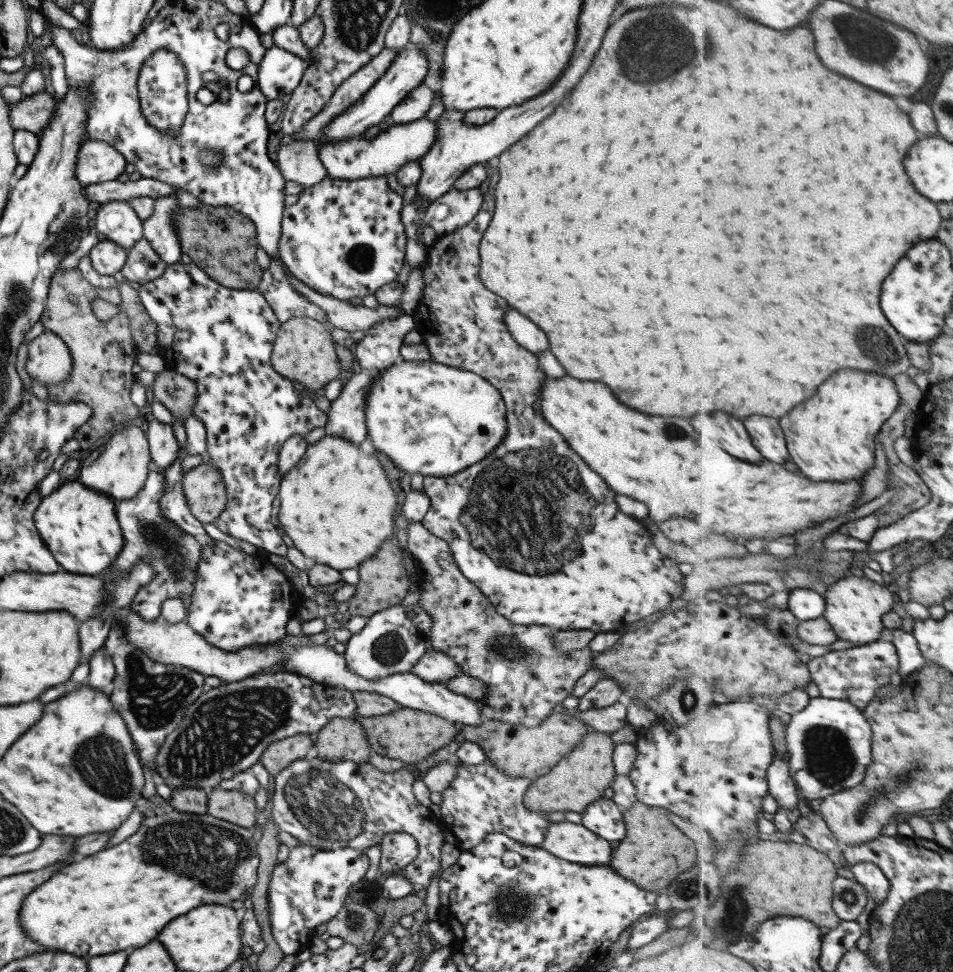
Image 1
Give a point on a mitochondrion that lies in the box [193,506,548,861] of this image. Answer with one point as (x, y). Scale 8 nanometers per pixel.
(326, 809)

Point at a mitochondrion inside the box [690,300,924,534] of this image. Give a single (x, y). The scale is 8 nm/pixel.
(882, 353)

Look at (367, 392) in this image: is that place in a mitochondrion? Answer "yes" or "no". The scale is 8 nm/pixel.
no

